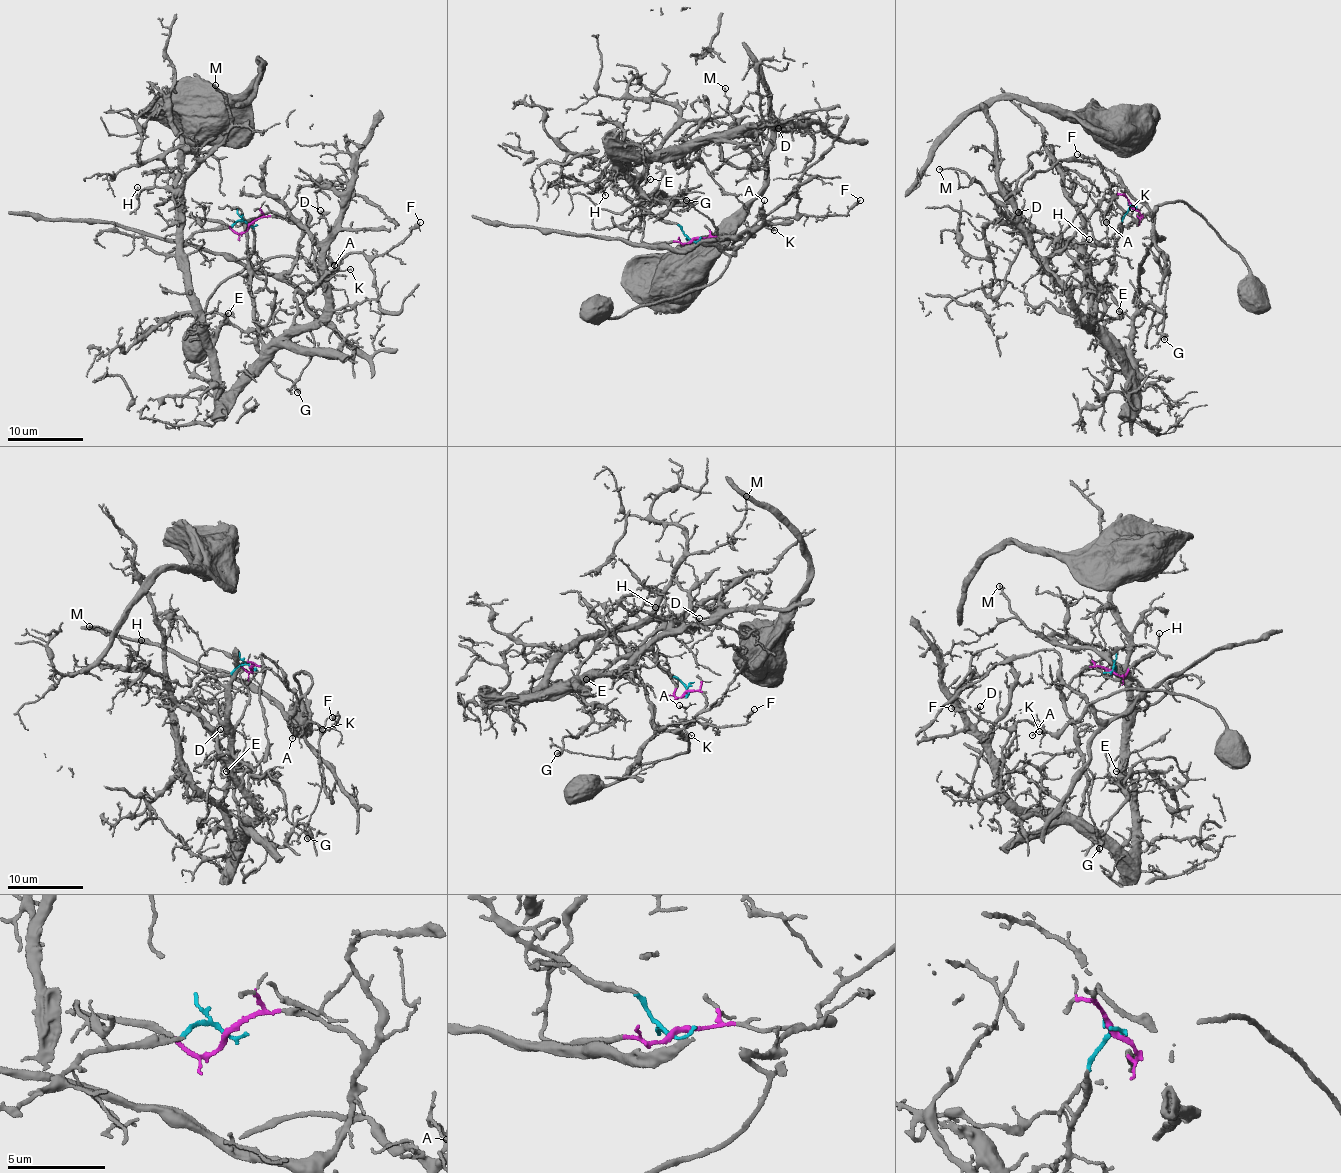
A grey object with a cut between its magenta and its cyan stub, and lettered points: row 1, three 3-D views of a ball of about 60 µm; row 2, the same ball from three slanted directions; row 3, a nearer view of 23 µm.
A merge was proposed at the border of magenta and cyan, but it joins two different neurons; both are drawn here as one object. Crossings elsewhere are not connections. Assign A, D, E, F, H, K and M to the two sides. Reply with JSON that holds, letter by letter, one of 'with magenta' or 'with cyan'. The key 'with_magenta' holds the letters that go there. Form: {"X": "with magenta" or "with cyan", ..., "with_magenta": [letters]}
{"A": "with magenta", "D": "with cyan", "E": "with cyan", "F": "with magenta", "H": "with cyan", "K": "with magenta", "M": "with cyan", "with_magenta": ["A", "F", "K"]}

